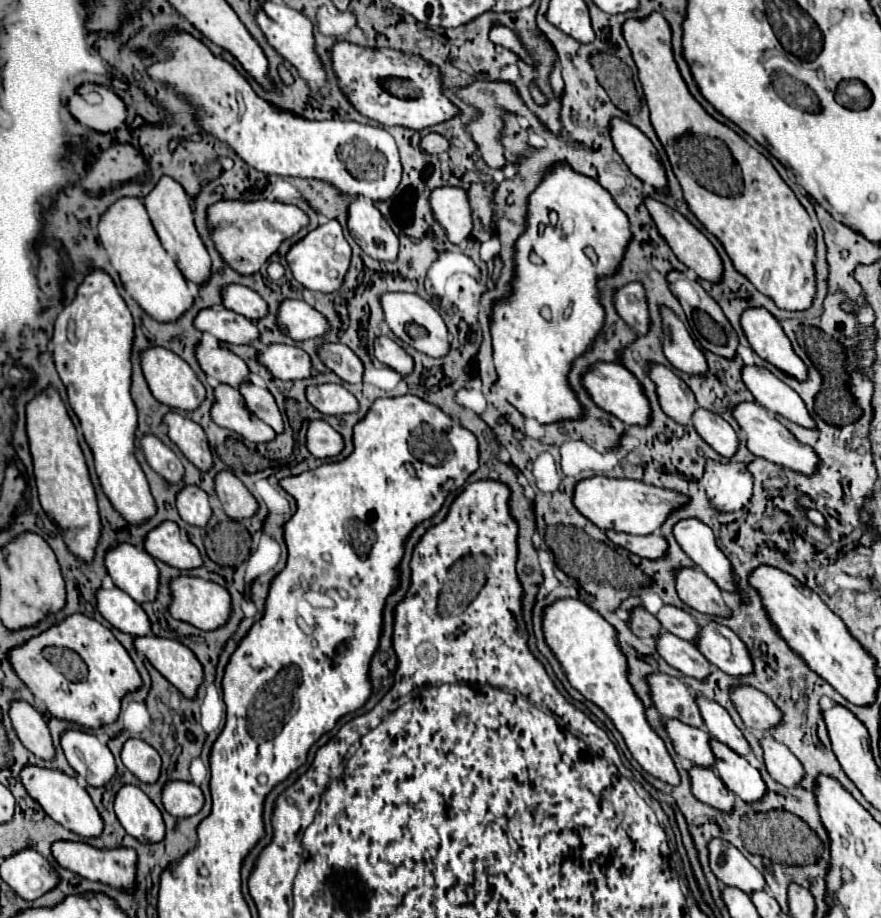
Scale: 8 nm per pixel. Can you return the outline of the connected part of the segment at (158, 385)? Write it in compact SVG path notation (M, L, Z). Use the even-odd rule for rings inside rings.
M149 348L149 350L145 350L143 356L141 356L141 366L143 366L145 380L149 384L149 390L153 392L153 396L161 404L165 404L169 408L193 412L201 406L201 402L207 396L203 382L197 378L197 374L191 370L191 366L167 348Z

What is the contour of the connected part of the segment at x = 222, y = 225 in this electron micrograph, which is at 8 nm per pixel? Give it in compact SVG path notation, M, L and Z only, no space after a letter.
M221 200L209 206L207 220L219 254L239 274L259 272L261 264L265 264L267 258L273 252L277 252L277 248L287 238L293 238L303 226L309 224L309 216L301 208L271 200L257 200L257 202Z

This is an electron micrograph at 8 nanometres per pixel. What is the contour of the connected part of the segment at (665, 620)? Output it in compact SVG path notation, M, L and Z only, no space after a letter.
M663 606L663 608L659 610L659 614L657 614L657 620L661 622L661 626L663 626L667 632L671 632L671 634L683 638L683 640L697 642L697 638L699 638L701 626L699 626L697 620L695 620L689 612L685 612L685 610L679 610L679 608L675 608L675 606Z

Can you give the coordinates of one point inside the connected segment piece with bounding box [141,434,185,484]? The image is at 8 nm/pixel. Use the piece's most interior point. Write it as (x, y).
(161, 458)

